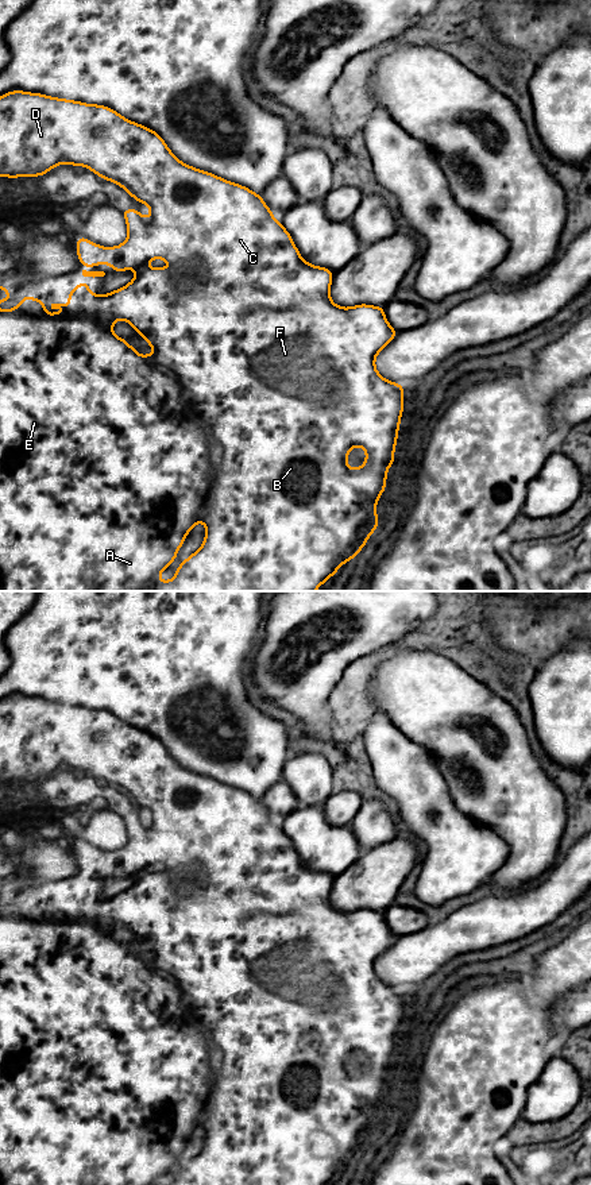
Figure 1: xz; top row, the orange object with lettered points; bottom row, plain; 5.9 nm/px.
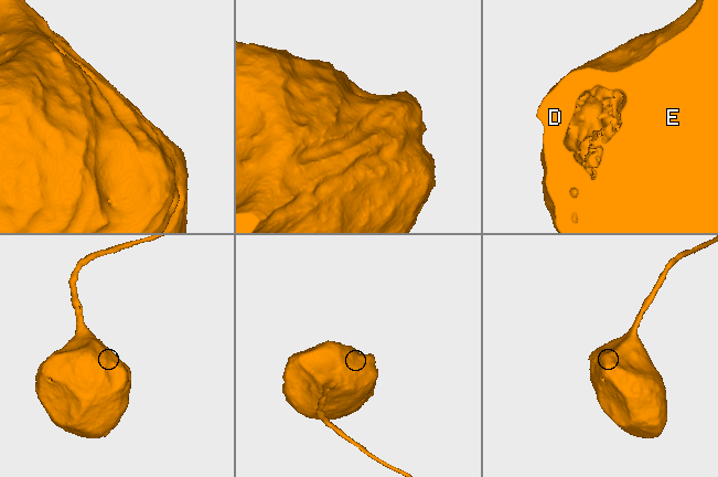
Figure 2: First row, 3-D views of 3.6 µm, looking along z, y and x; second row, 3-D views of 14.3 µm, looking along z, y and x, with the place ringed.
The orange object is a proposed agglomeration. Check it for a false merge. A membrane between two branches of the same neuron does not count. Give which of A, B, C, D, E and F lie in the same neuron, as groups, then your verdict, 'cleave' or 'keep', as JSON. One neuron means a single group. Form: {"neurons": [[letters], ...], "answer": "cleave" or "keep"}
{"neurons": [["A", "B", "C", "D", "E", "F"]], "answer": "keep"}

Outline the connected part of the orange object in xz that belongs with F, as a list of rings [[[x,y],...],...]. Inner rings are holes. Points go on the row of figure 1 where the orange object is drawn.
[[[11,90],[0,96],[0,177],[46,175],[53,167],[62,163],[88,167],[103,180],[115,182],[134,197],[135,201],[148,205],[152,213],[150,217],[143,217],[138,209],[121,209],[120,212],[125,219],[128,235],[125,242],[116,247],[103,247],[84,236],[77,236],[76,250],[80,265],[89,266],[107,262],[109,267],[117,273],[125,273],[128,267],[132,267],[136,275],[128,285],[112,293],[98,296],[90,293],[90,287],[86,282],[80,282],[66,294],[66,297],[72,300],[70,304],[51,304],[51,309],[69,309],[69,314],[46,314],[45,300],[35,298],[31,293],[24,293],[23,302],[16,304],[13,309],[0,309],[0,591],[316,591],[327,579],[332,578],[344,563],[351,561],[364,548],[368,537],[381,524],[376,516],[376,502],[387,489],[387,470],[395,462],[394,449],[405,405],[405,385],[385,379],[375,368],[376,355],[393,341],[398,333],[386,320],[385,306],[359,304],[351,308],[343,308],[333,304],[331,300],[331,283],[335,273],[321,266],[313,266],[301,258],[291,235],[285,229],[282,223],[273,217],[273,211],[266,205],[260,194],[243,185],[223,180],[216,174],[181,162],[170,151],[162,136],[151,128],[134,123],[105,105],[85,104],[82,101],[50,97],[24,90]],[[155,258],[163,258],[166,263],[173,265],[175,269],[146,269],[146,263]],[[116,320],[125,320],[132,325],[144,341],[154,347],[154,354],[138,355],[136,348],[130,347],[127,339],[117,337],[112,331]],[[354,447],[363,447],[367,453],[364,455],[366,459],[360,462],[362,466],[351,470],[347,466],[347,456]],[[200,521],[202,521],[206,528],[202,547],[182,561],[171,580],[161,582],[158,579],[159,574],[174,561],[185,537]]]

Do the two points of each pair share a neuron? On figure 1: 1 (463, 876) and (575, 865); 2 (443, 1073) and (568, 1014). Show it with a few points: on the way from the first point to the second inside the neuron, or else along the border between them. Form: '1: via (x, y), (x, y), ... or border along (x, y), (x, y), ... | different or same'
1: border along (560, 853), (555, 864), (540, 876) | different
2: border along (568, 992), (552, 1008), (553, 1023), (564, 1031) | different

